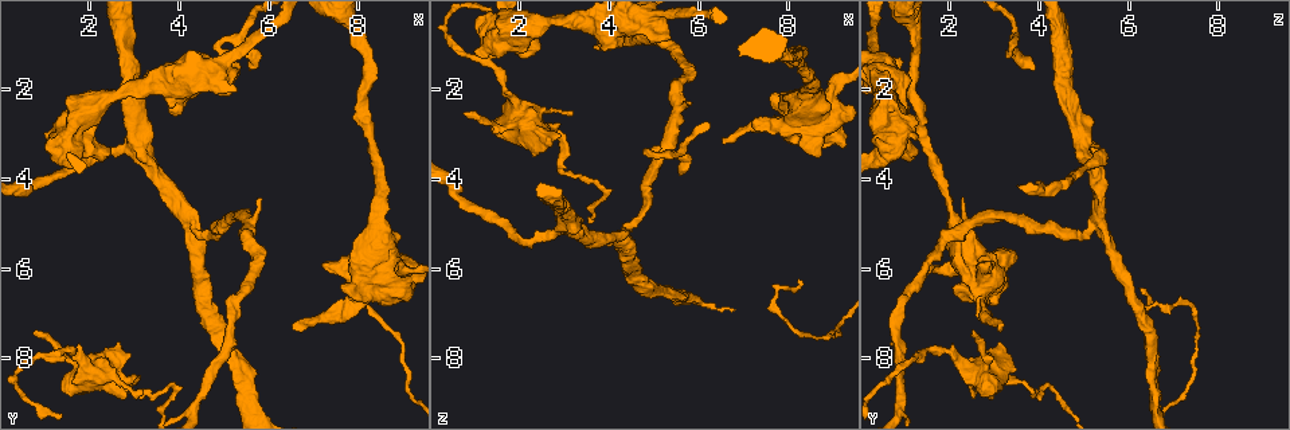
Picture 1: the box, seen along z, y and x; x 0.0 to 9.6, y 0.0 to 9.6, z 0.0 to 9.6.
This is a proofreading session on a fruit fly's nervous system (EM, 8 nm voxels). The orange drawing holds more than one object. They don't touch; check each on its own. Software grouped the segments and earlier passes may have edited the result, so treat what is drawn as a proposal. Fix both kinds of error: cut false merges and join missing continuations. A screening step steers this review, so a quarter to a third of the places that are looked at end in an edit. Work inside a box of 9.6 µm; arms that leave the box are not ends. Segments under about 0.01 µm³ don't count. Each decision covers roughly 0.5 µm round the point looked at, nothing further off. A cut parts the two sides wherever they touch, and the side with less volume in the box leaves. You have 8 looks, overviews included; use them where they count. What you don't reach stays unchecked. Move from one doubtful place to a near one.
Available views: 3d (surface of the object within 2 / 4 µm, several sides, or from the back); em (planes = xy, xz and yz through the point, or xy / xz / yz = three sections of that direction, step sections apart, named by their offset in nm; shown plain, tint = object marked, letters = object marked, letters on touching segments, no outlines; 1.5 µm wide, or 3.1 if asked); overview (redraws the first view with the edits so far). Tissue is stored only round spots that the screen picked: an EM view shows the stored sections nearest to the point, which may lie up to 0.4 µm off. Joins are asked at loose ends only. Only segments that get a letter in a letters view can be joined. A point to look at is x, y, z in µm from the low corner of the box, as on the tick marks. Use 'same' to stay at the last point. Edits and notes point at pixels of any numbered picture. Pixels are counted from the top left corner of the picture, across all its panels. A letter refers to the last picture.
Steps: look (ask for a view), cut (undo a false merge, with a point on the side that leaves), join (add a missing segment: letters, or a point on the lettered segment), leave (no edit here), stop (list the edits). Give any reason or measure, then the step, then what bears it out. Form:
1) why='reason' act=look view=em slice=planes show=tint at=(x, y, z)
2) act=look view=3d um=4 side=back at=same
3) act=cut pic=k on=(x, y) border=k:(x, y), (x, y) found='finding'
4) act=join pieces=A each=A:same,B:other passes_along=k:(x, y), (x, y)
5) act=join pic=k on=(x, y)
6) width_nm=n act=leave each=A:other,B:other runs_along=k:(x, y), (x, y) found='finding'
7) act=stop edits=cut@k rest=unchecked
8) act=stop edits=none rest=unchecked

act=look view=em slice=xz step=8 show=tint at=(4.20, 4.90, 5.30)

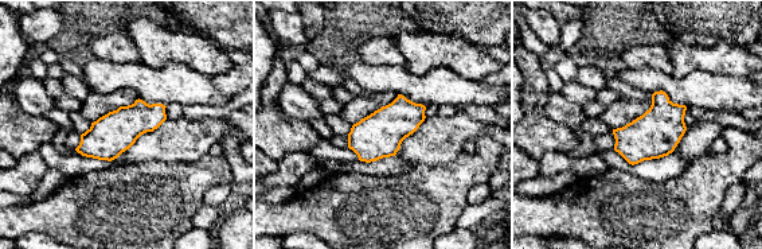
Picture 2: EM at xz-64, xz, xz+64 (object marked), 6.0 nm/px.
act=look view=em slice=planes show=letters at=same

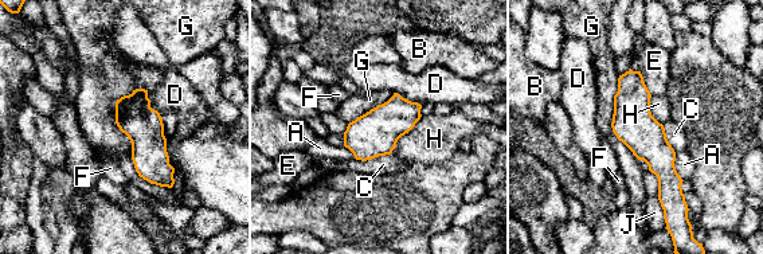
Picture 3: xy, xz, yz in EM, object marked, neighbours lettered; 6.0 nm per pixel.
act=leave each=A:other,B:other,C:other,D:other,E:other,F:other,G:other,H:other,J:other runs_along=3:(629, 74), (665, 203) found='one neuron here'

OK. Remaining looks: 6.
why='tapers out' act=look view=em slice=planes show=letters at=(5.05, 1.10, 3.30)

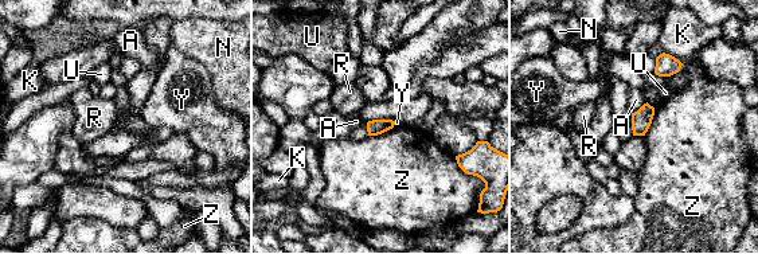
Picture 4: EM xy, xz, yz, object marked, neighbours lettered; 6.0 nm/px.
act=leave each=A:other,K:other,N:other,R:other,U:other,Y:other,Z:other border=4:(647, 102), (632, 113) found='no lettered segment goes on from it'

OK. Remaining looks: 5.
why='sharp bend' act=look view=em slice=planes show=letters at=(3.95, 8.60, 4.25)

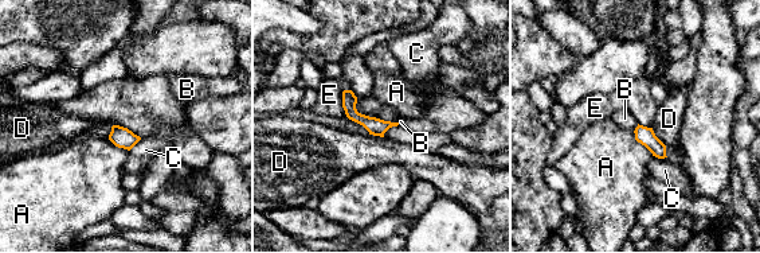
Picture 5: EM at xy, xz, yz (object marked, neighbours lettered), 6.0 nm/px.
act=leave each=A:other,B:other,C:other,D:other,E:other found='all the same neuron'

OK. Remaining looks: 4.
act=stop edits=none rest=unchecked

